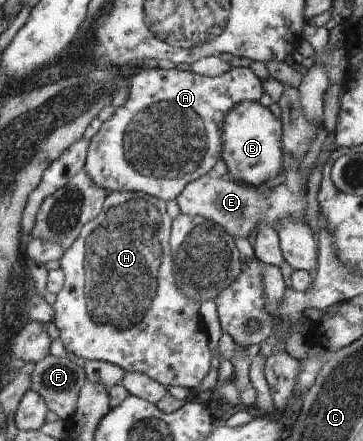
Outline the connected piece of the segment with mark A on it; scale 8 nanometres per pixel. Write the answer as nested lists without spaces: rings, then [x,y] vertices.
[[[234,67],[219,77],[203,77],[177,69],[138,69],[128,77],[129,97],[114,116],[101,125],[89,144],[85,171],[108,194],[134,191],[159,199],[172,200],[193,180],[212,172],[222,158],[225,118],[241,102],[262,98],[262,82],[249,68]]]

